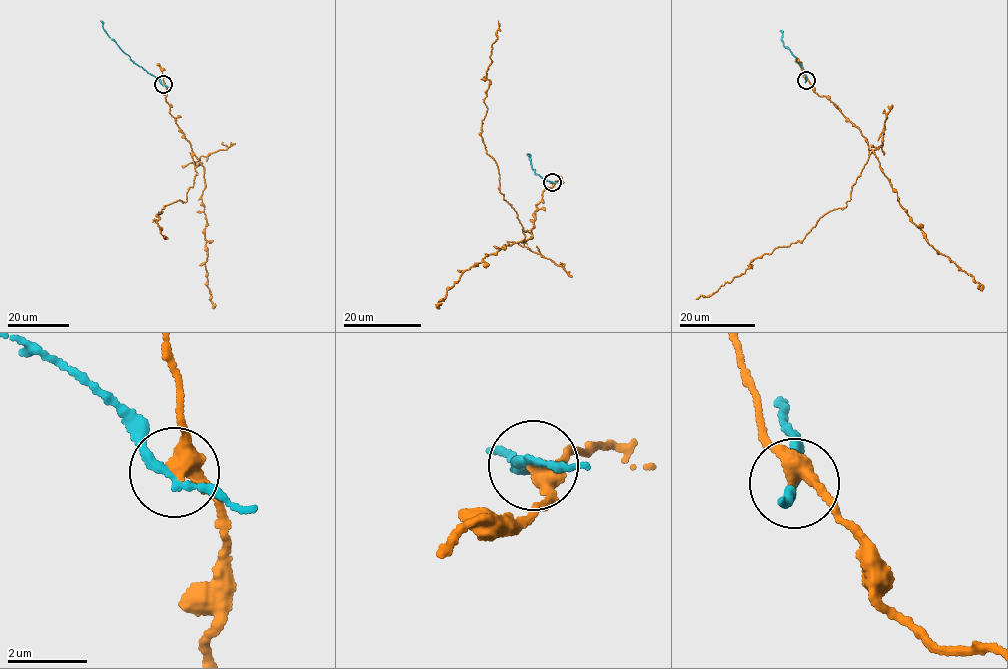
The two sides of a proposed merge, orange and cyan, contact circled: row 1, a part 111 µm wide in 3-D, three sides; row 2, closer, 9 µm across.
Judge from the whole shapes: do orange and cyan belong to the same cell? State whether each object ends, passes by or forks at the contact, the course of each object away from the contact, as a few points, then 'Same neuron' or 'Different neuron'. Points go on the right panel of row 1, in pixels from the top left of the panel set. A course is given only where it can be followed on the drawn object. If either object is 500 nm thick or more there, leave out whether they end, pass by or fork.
At the ring orange passes by. At the ring cyan passes by. Course of orange: (806, 80), (867, 144), (851, 199), (820, 217), (802, 241), (763, 254), (695, 299). Course of cyan: (806, 80), (800, 64), (783, 46), (781, 30). Different neuron

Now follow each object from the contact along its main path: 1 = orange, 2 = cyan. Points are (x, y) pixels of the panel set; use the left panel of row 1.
1: (162, 84), (170, 114), (190, 142), (197, 173), (187, 201), (179, 199), (157, 214), (163, 237)
2: (162, 84), (132, 61), (109, 36), (100, 20)

